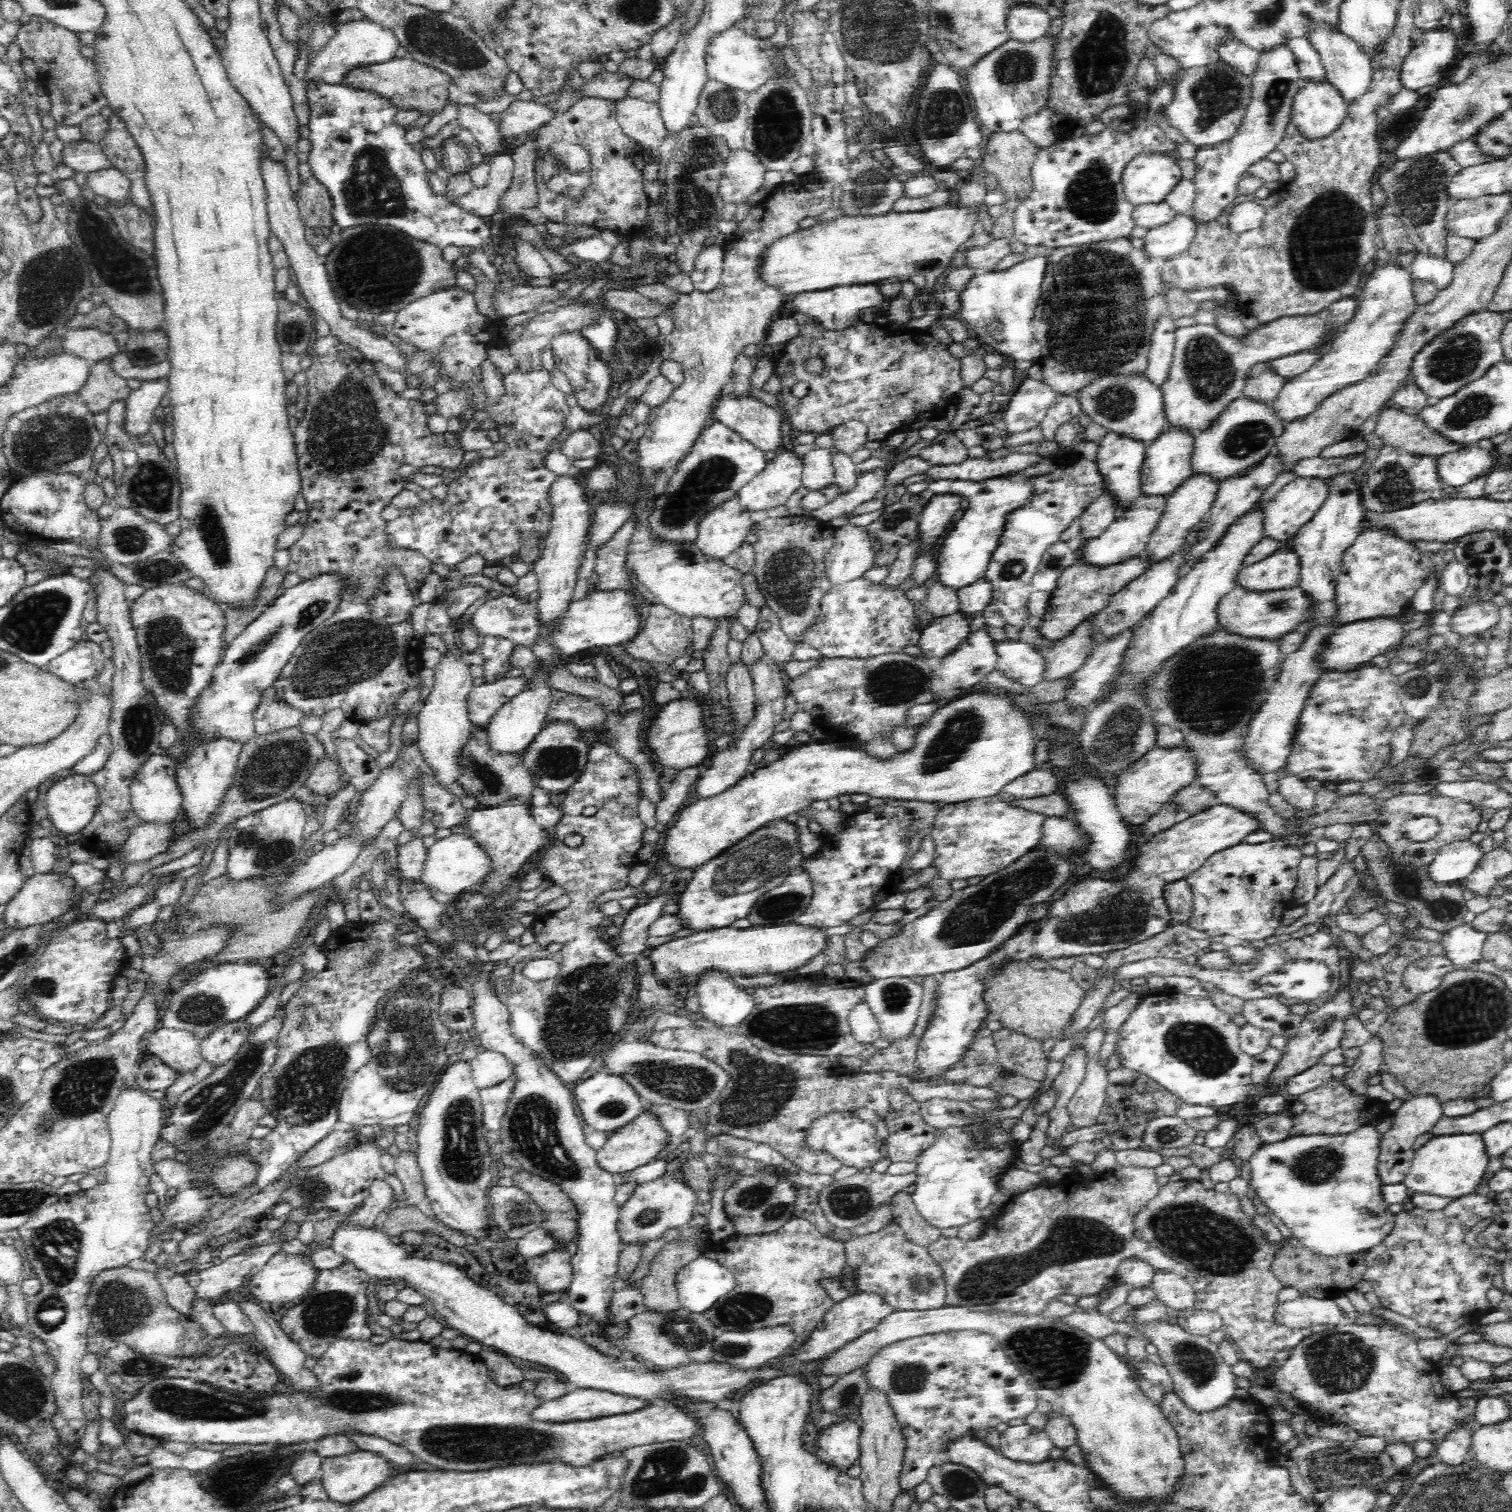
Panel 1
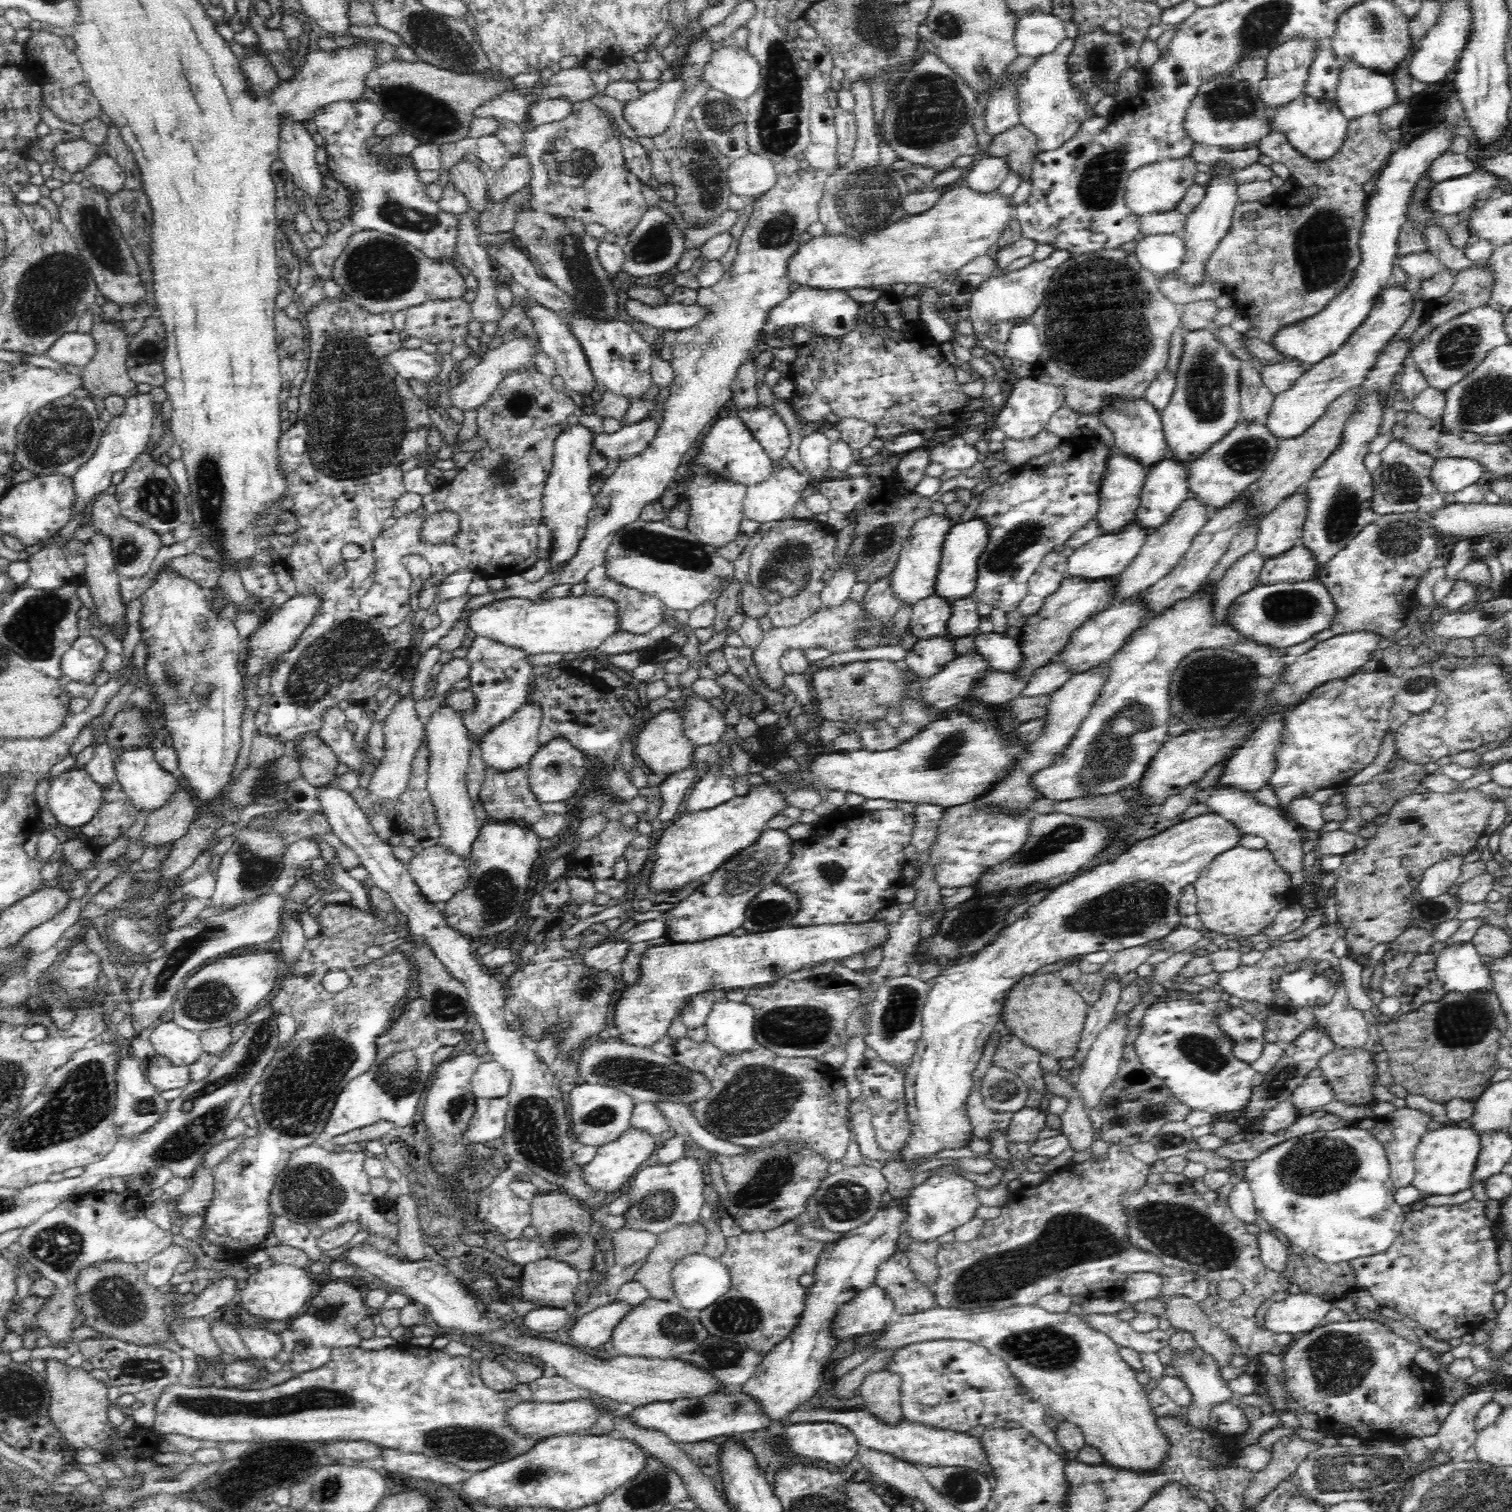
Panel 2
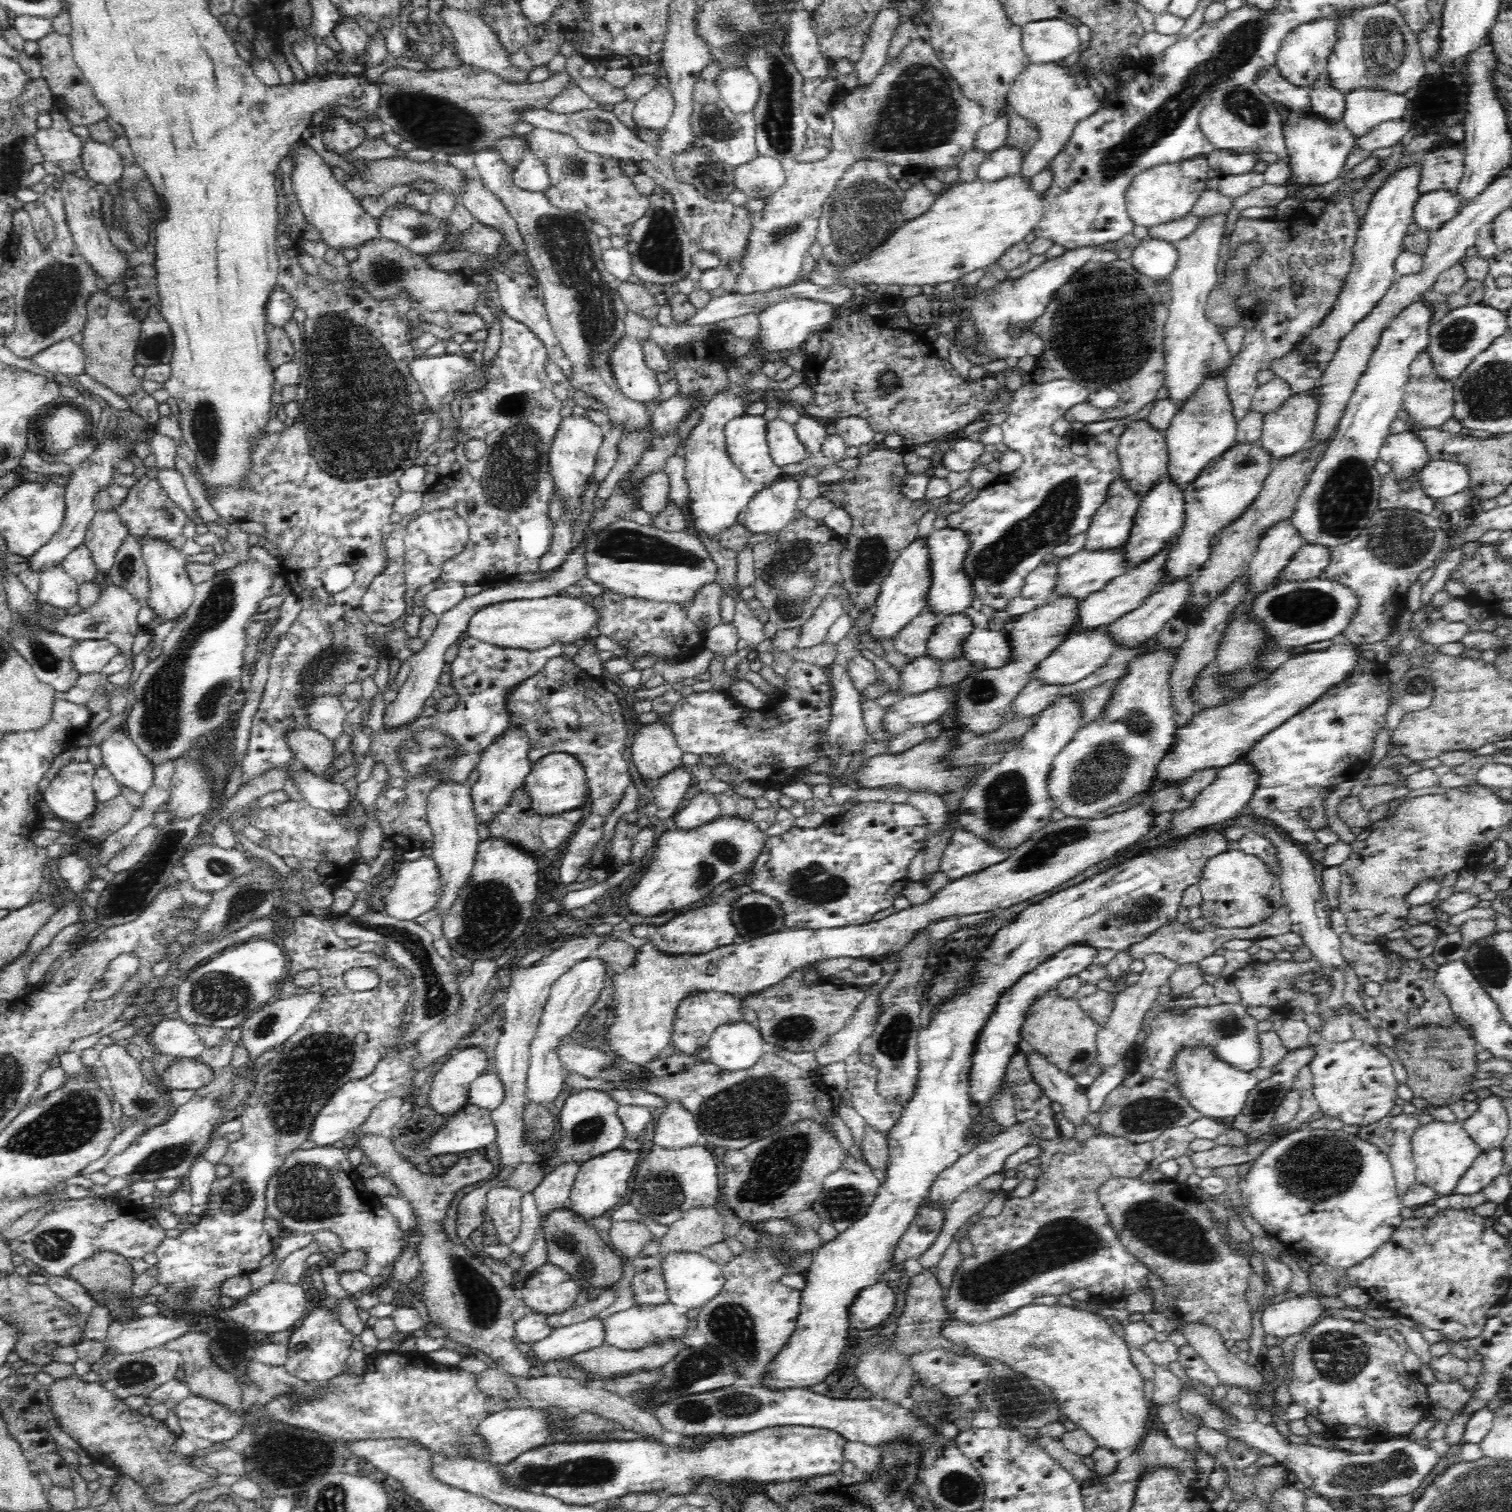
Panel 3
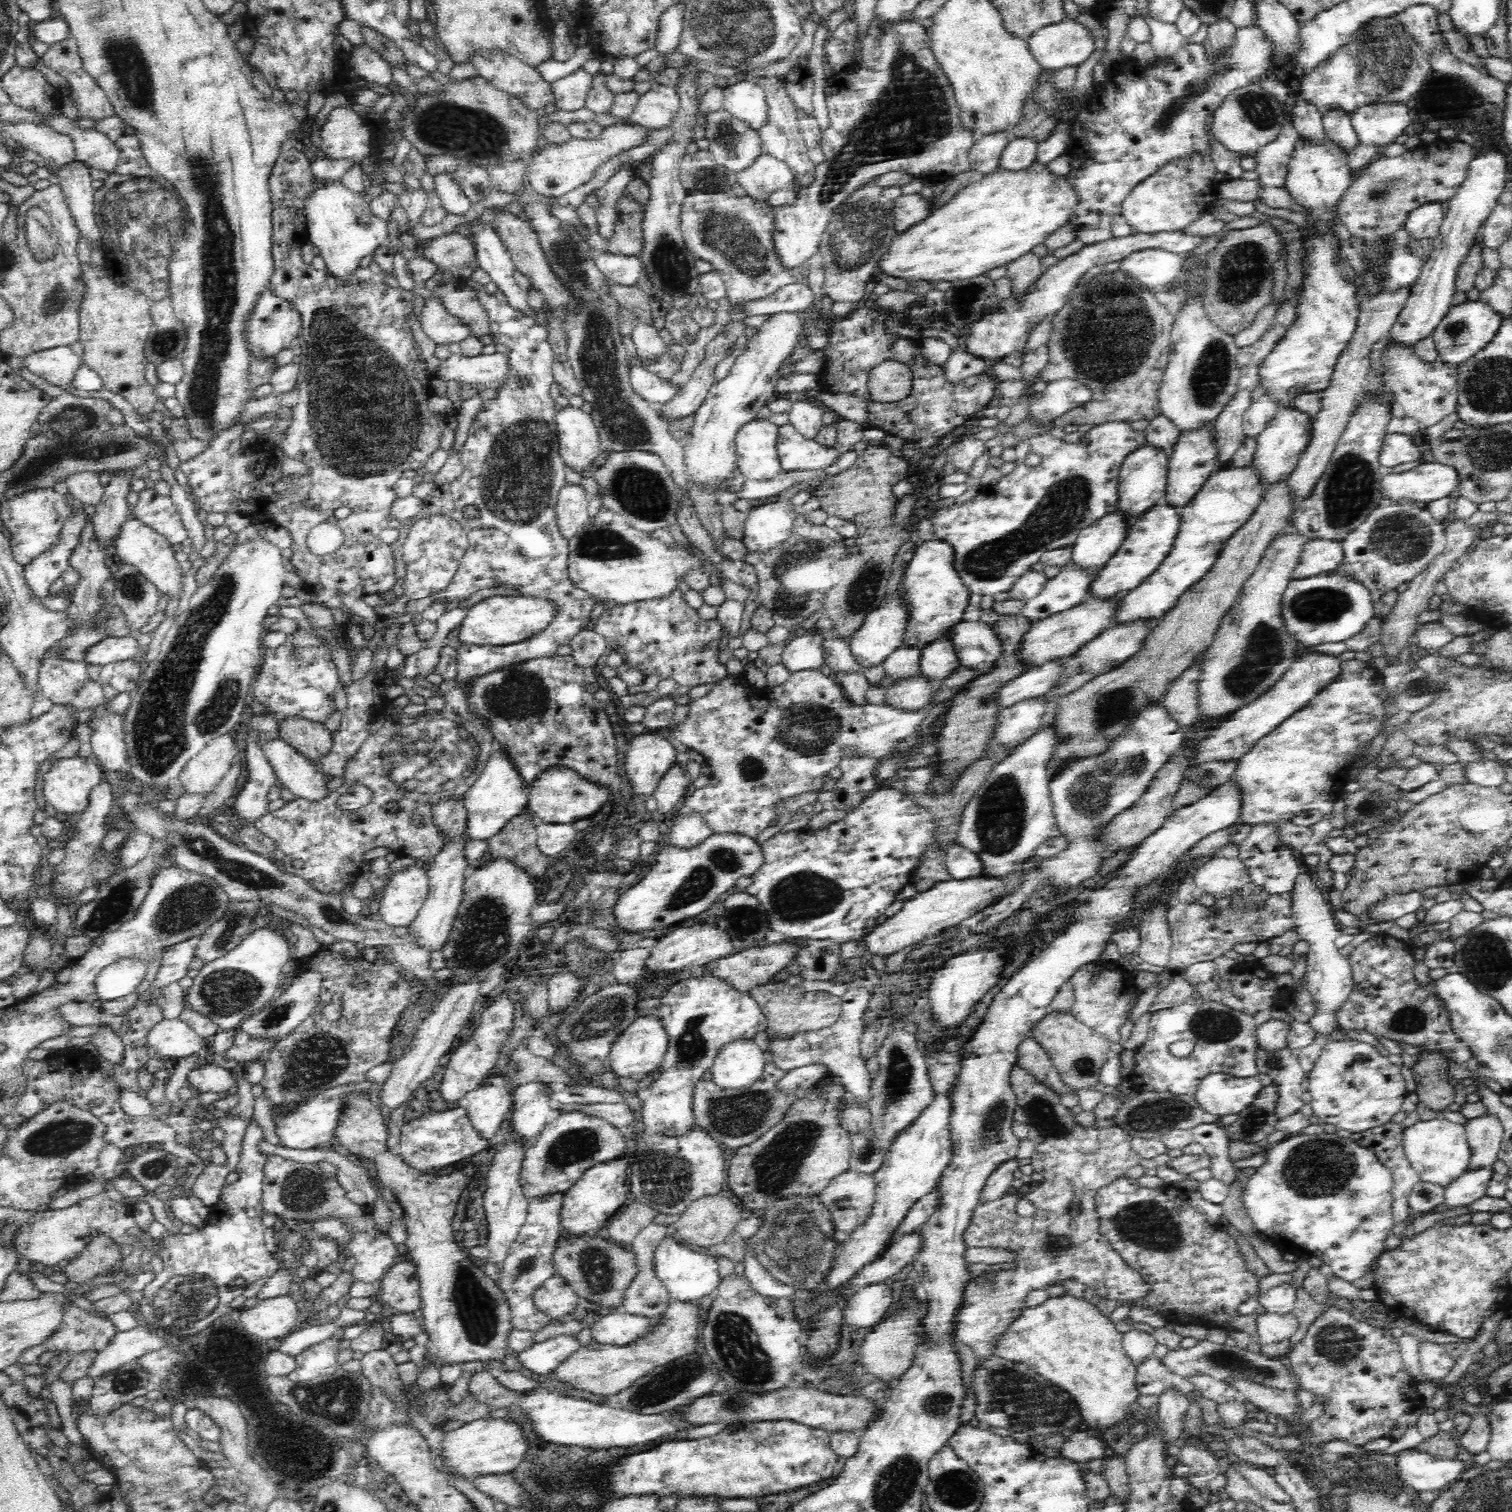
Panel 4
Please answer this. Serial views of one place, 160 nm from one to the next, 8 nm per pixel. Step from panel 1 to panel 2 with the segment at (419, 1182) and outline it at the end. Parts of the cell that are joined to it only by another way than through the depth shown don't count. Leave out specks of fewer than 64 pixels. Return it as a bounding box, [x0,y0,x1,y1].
[396,1187,424,1262]

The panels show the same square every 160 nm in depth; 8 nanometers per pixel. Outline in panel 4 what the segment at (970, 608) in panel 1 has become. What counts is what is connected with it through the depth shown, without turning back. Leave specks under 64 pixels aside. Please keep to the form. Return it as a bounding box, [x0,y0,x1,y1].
[919,632,959,684]

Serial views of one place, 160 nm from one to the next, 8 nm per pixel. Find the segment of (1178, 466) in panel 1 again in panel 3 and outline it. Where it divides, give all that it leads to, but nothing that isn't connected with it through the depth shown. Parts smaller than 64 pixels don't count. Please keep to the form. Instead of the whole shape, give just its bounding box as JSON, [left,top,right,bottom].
[1123,474,1185,572]

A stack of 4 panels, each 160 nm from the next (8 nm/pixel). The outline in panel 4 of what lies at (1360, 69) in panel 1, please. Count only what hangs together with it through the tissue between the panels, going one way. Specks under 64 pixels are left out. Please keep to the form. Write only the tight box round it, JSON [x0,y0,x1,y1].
[1351,105,1412,150]

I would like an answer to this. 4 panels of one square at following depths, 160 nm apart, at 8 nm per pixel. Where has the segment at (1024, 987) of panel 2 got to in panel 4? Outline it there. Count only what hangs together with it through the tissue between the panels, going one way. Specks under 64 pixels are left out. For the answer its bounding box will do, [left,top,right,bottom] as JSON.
[1029,1012,1115,1092]

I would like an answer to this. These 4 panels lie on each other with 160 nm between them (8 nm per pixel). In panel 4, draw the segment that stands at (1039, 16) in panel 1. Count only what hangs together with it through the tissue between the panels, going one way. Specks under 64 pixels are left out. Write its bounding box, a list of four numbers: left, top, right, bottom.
[1027,17,1096,71]

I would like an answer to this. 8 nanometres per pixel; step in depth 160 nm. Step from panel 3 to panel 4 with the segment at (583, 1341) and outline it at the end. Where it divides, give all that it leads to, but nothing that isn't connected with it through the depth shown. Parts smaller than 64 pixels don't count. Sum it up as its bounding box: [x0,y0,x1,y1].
[516,1336,581,1376]

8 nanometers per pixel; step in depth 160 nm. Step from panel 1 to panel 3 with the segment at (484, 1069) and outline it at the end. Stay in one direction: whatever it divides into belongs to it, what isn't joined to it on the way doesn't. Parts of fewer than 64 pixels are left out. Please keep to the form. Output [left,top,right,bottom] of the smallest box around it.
[468,1072,505,1114]

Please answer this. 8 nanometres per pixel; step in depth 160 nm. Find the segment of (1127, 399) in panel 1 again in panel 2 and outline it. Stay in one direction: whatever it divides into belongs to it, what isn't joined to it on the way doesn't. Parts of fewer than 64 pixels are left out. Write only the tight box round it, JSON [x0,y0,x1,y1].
[1096,398,1171,469]

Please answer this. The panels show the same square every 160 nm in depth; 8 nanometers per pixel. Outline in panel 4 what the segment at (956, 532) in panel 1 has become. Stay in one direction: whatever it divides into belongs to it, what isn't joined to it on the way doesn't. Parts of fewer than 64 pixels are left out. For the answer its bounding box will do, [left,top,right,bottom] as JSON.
[898,540,970,650]

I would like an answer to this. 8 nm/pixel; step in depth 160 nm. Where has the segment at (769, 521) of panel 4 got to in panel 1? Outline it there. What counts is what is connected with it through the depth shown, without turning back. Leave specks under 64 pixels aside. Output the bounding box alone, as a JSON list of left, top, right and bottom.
[738,449,802,512]

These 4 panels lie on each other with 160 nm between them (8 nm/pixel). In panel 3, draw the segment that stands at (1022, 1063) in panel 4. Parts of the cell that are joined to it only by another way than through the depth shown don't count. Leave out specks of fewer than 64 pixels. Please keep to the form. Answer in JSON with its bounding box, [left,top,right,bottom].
[1019,1040,1091,1128]

